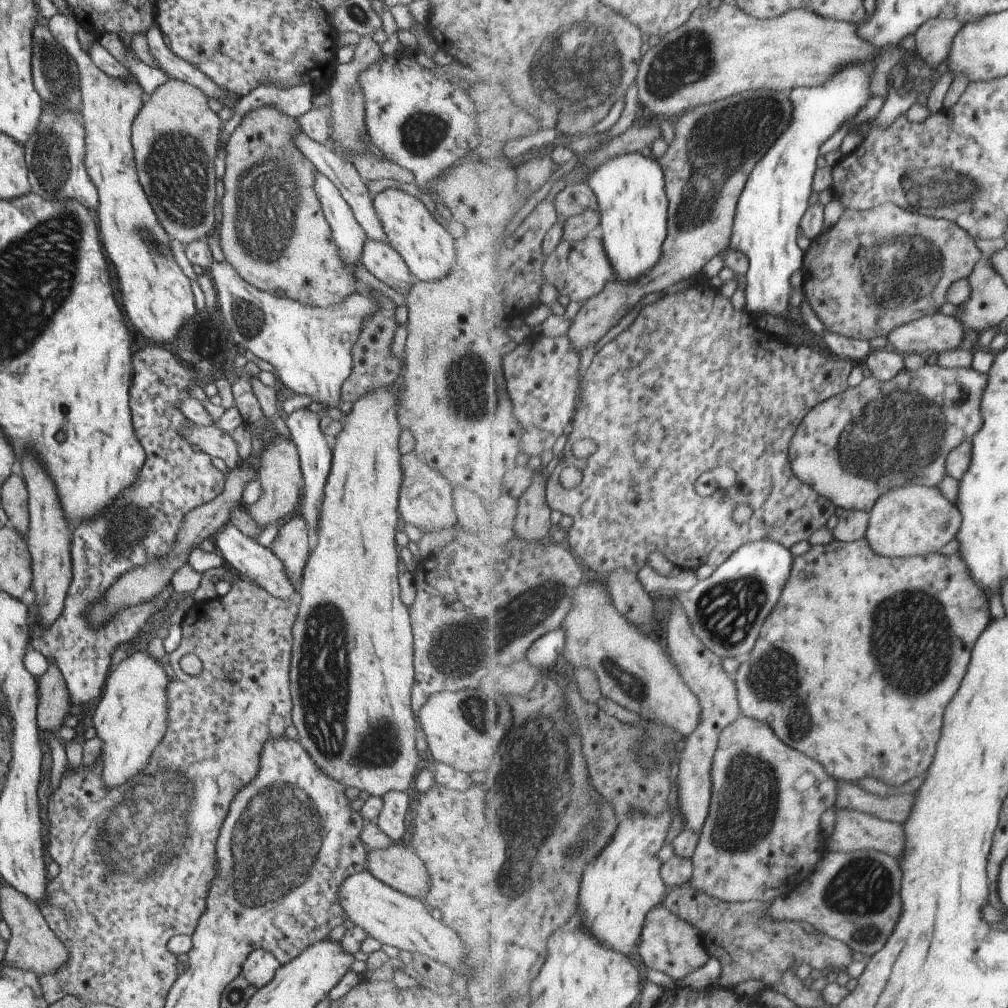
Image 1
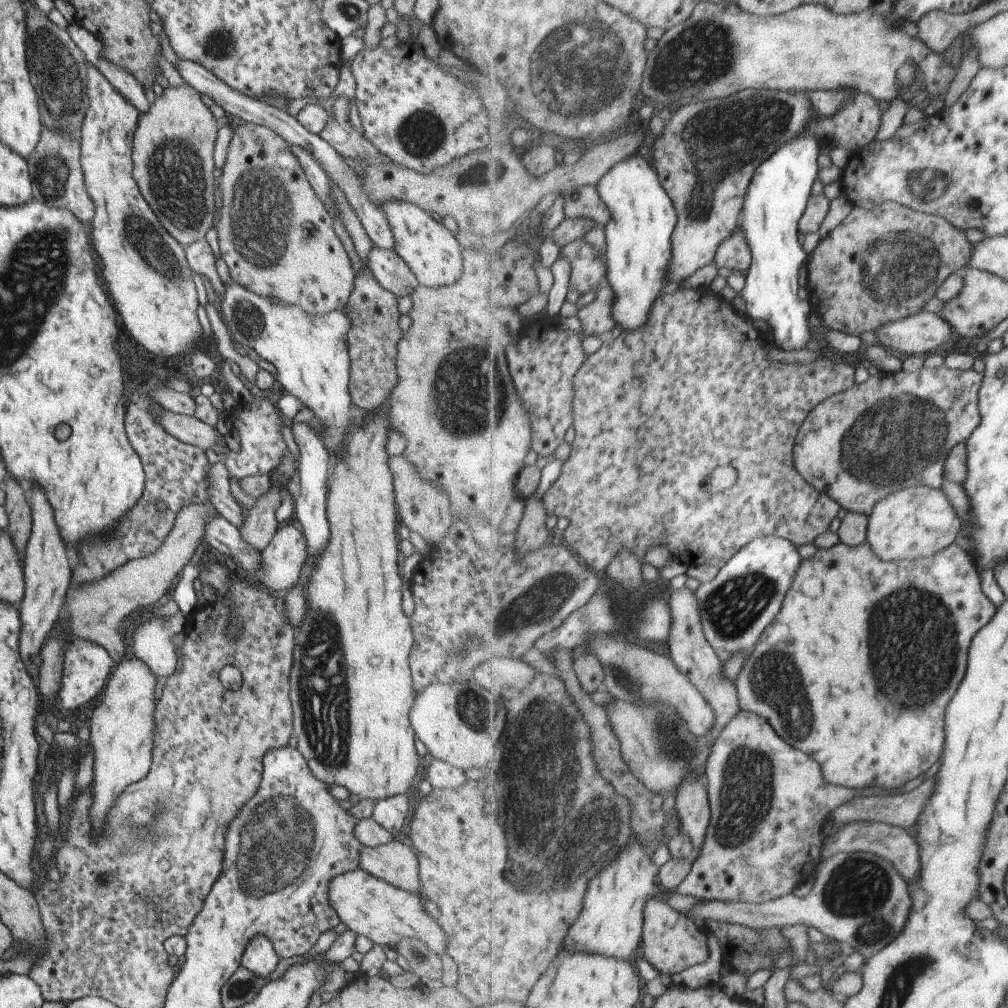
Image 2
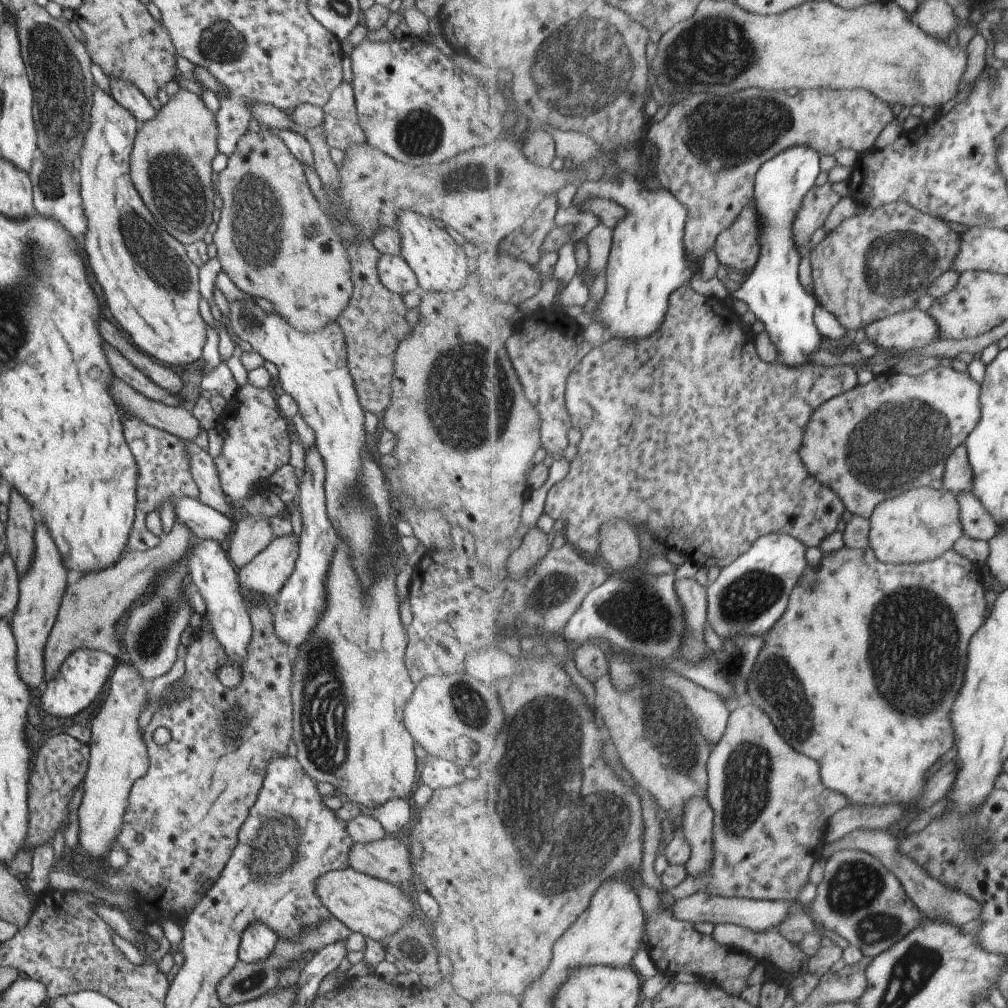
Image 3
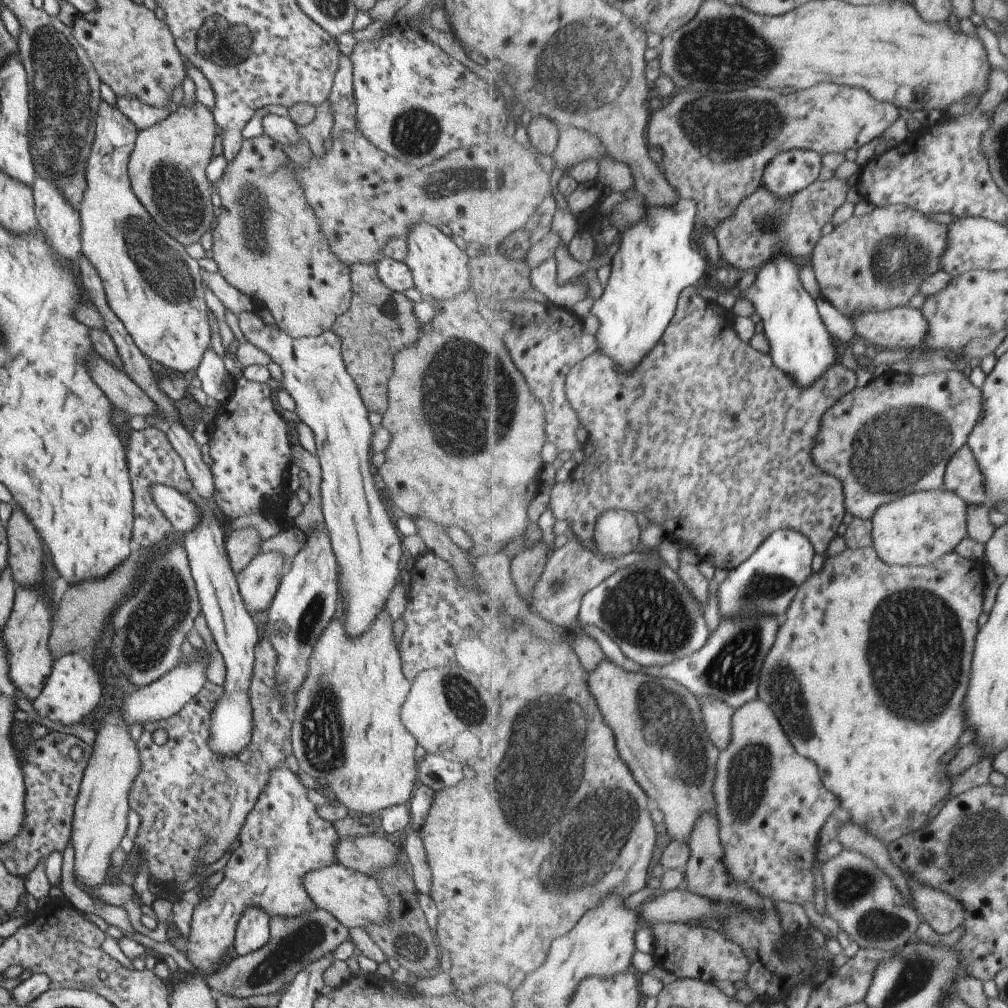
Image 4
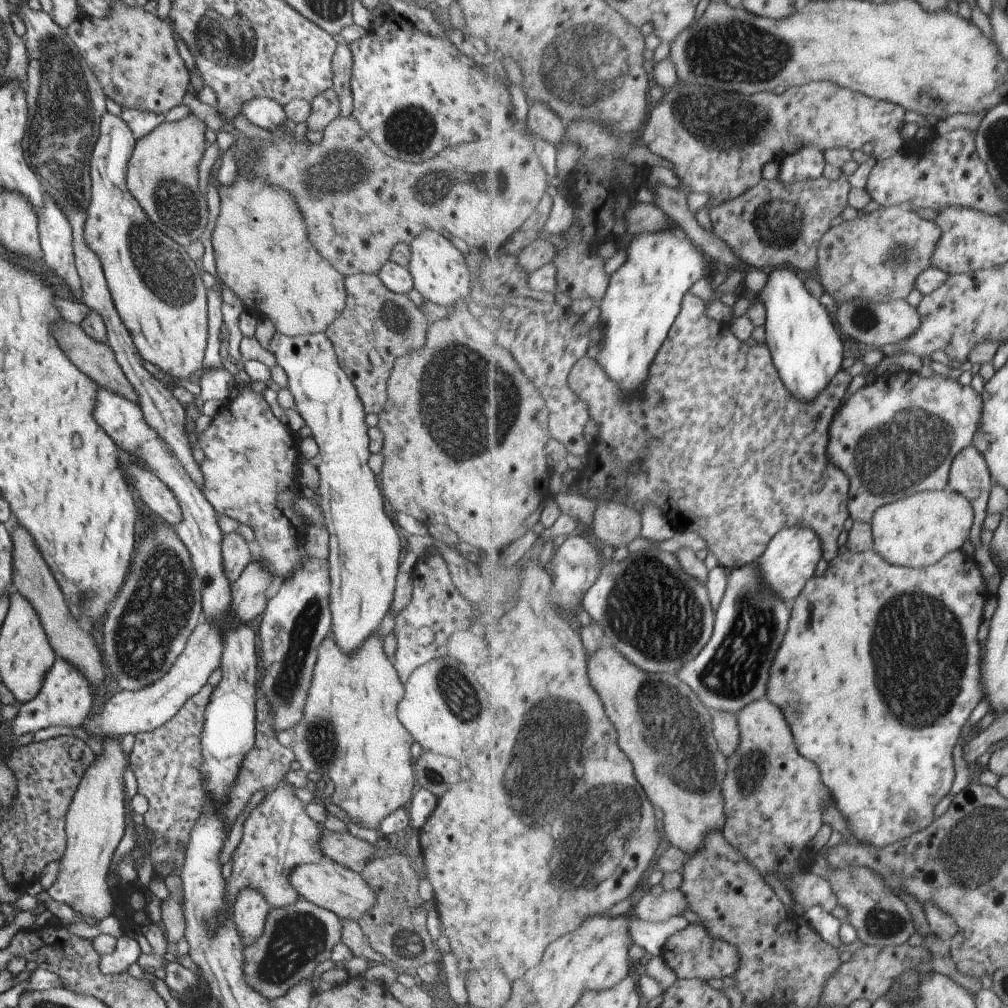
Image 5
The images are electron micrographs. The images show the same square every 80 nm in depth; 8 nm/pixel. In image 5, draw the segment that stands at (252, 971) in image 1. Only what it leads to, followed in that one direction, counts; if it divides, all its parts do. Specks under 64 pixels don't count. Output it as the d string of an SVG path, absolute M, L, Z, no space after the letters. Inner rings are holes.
M242 889L235 897L231 918L242 946L255 942L264 929L265 915L271 908L256 890Z

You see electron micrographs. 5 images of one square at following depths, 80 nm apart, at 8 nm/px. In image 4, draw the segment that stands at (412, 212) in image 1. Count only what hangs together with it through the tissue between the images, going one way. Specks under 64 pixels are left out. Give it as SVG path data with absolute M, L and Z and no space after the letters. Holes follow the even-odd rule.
M427 223L411 225L405 240L406 254L402 261L411 271L413 287L420 292L422 298L431 302L447 300L467 287L475 287L480 281L481 266L478 256L457 247L451 237L443 234L438 227L429 226Z

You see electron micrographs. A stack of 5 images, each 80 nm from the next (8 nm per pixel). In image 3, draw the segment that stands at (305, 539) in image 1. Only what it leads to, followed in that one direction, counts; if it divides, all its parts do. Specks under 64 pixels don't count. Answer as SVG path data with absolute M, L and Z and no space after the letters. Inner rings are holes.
M291 532L273 537L271 542L256 554L247 564L244 564L237 573L238 583L251 592L275 598L282 584L293 572L298 557L298 538Z

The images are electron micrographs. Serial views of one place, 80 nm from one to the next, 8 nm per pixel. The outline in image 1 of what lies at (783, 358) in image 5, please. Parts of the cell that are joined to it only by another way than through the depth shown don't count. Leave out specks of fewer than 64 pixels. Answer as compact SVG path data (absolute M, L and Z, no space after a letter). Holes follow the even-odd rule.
M873 61L849 63L835 74L832 74L822 85L816 87L796 88L789 92L790 104L793 112L790 125L786 131L770 146L764 157L751 171L747 179L742 196L738 202L735 215L734 229L731 234L729 248L733 252L739 251L750 258L750 269L747 274L746 297L747 312L768 312L784 318L789 314L789 304L795 303L795 292L791 288L791 276L795 270L803 269L805 252L801 250L797 238L801 234L802 218L806 216L811 194L813 194L813 176L817 170L817 160L821 146L837 134L837 130L850 122L867 106L873 97L872 77L876 69Z

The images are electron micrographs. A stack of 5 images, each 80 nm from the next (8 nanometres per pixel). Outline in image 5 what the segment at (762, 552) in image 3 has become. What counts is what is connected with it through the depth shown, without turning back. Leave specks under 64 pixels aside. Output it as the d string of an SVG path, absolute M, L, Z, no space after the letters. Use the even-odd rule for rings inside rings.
M794 525L787 527L785 530L780 530L767 545L766 551L758 558L758 573L762 575L762 582L768 585L773 594L793 606L796 598L802 593L806 584L815 577L817 572L817 564L823 556L822 539L813 529Z

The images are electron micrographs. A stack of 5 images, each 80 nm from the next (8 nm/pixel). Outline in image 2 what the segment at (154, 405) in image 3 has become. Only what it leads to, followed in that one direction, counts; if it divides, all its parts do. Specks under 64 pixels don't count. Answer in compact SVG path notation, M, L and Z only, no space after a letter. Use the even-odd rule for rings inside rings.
M162 408L157 422L175 440L197 447L204 452L207 449L212 450L219 440L219 433L215 428L199 421L194 416L175 414Z

